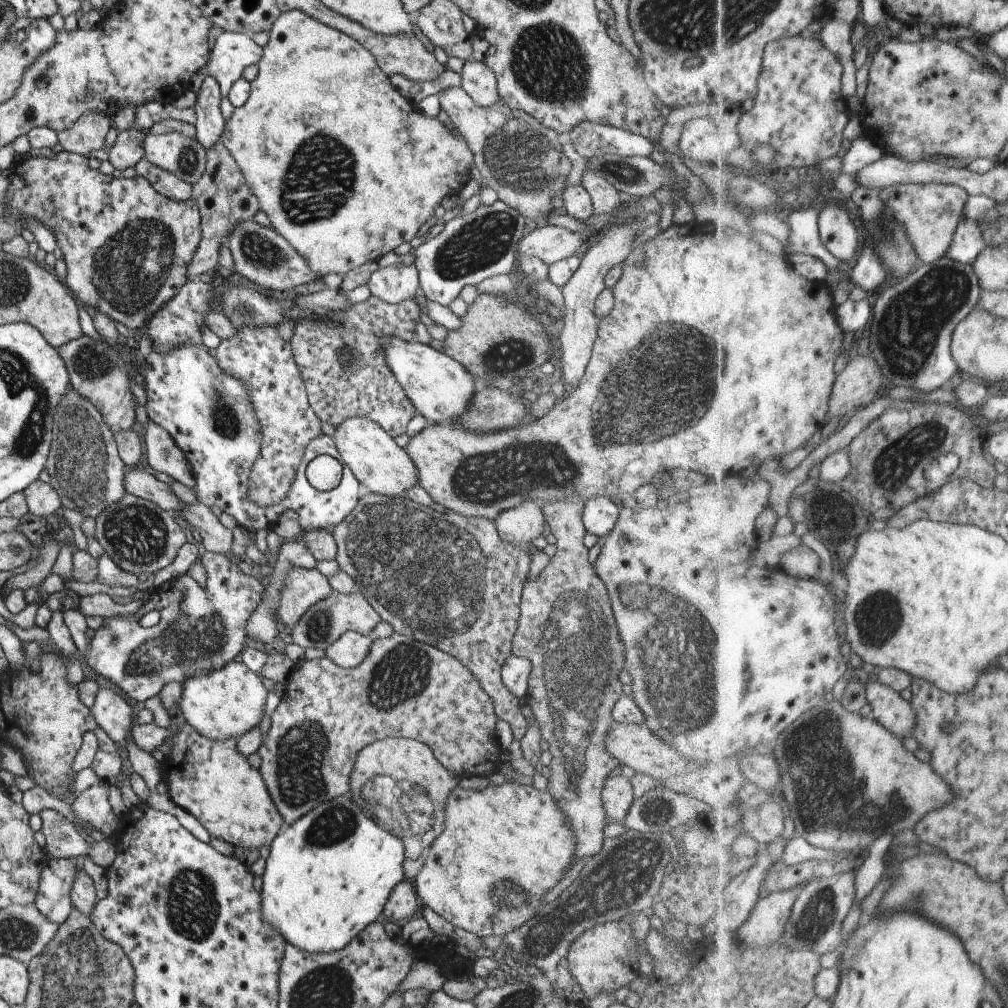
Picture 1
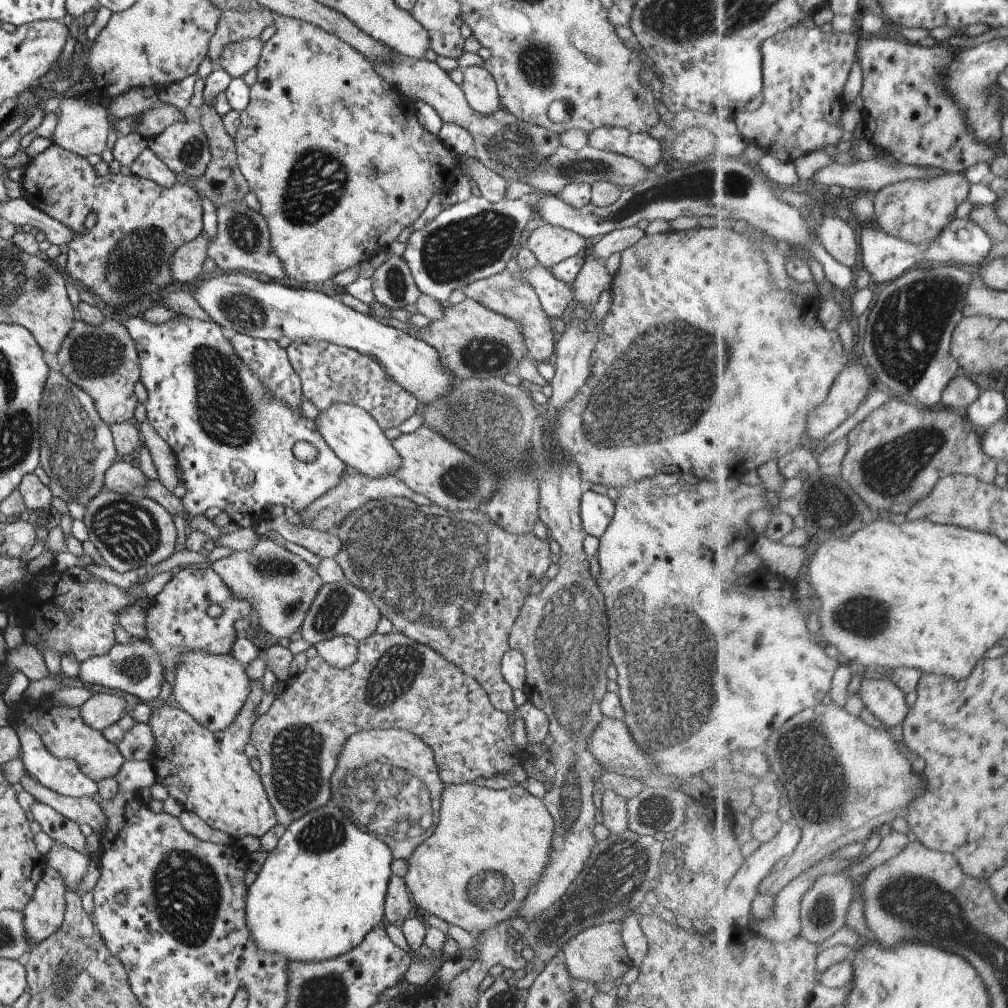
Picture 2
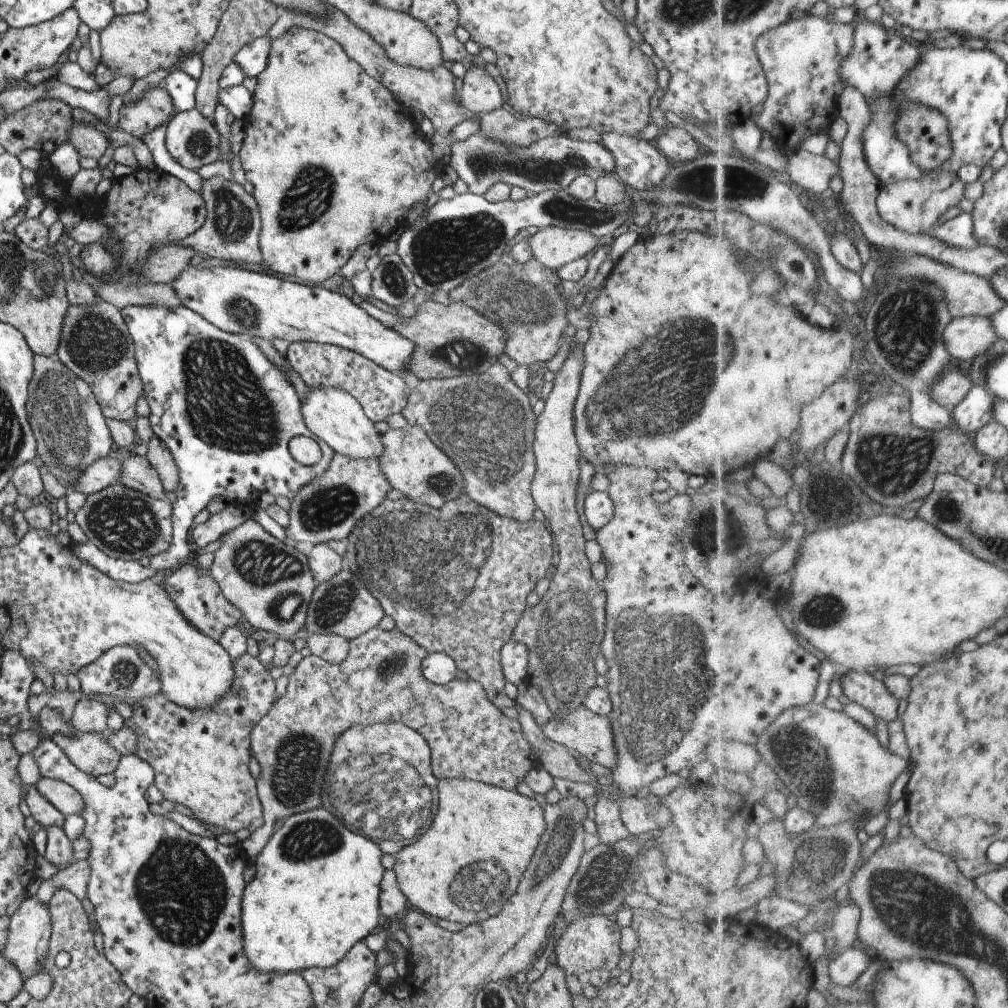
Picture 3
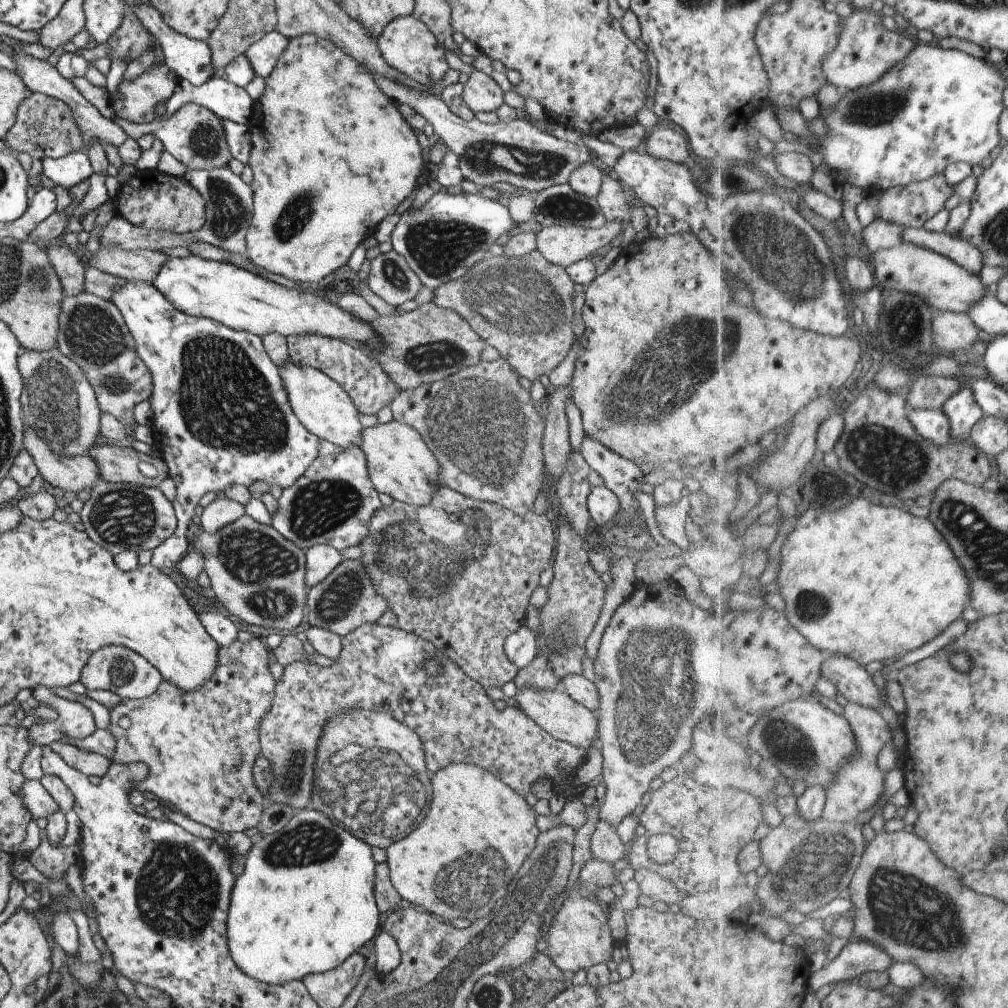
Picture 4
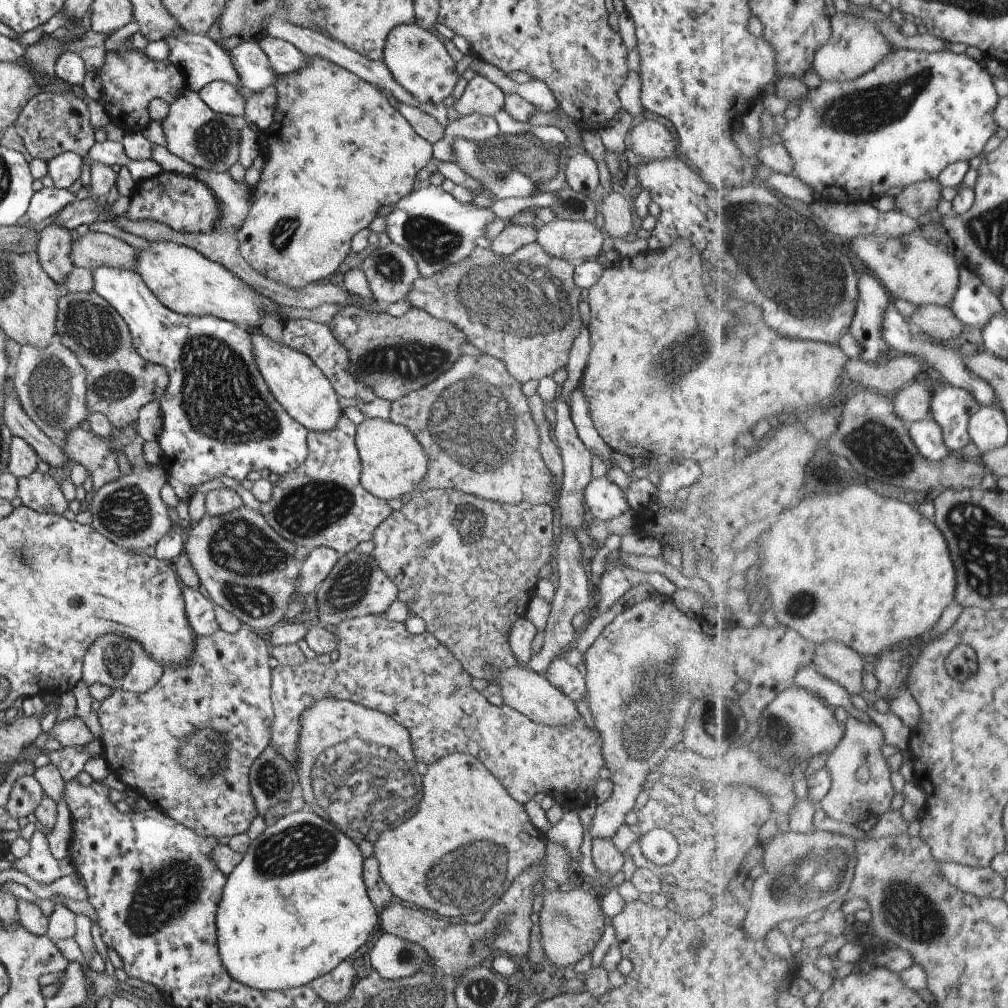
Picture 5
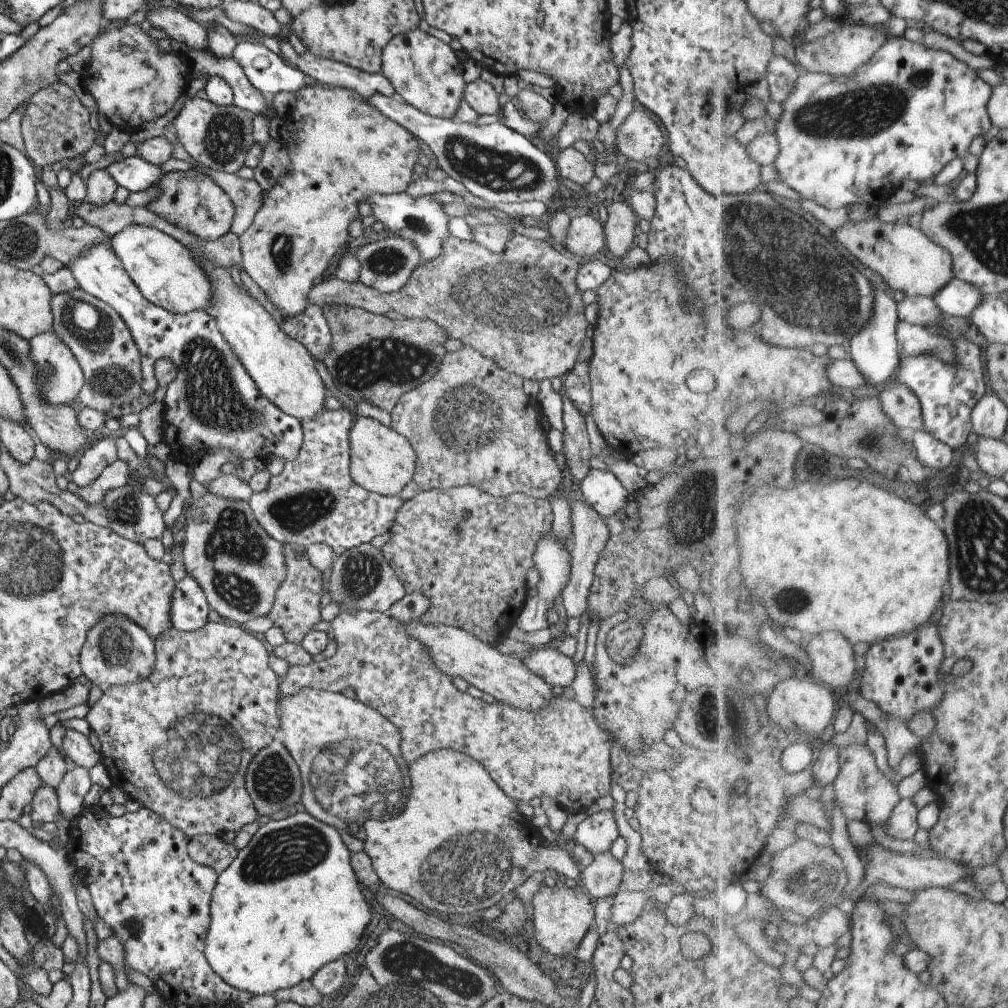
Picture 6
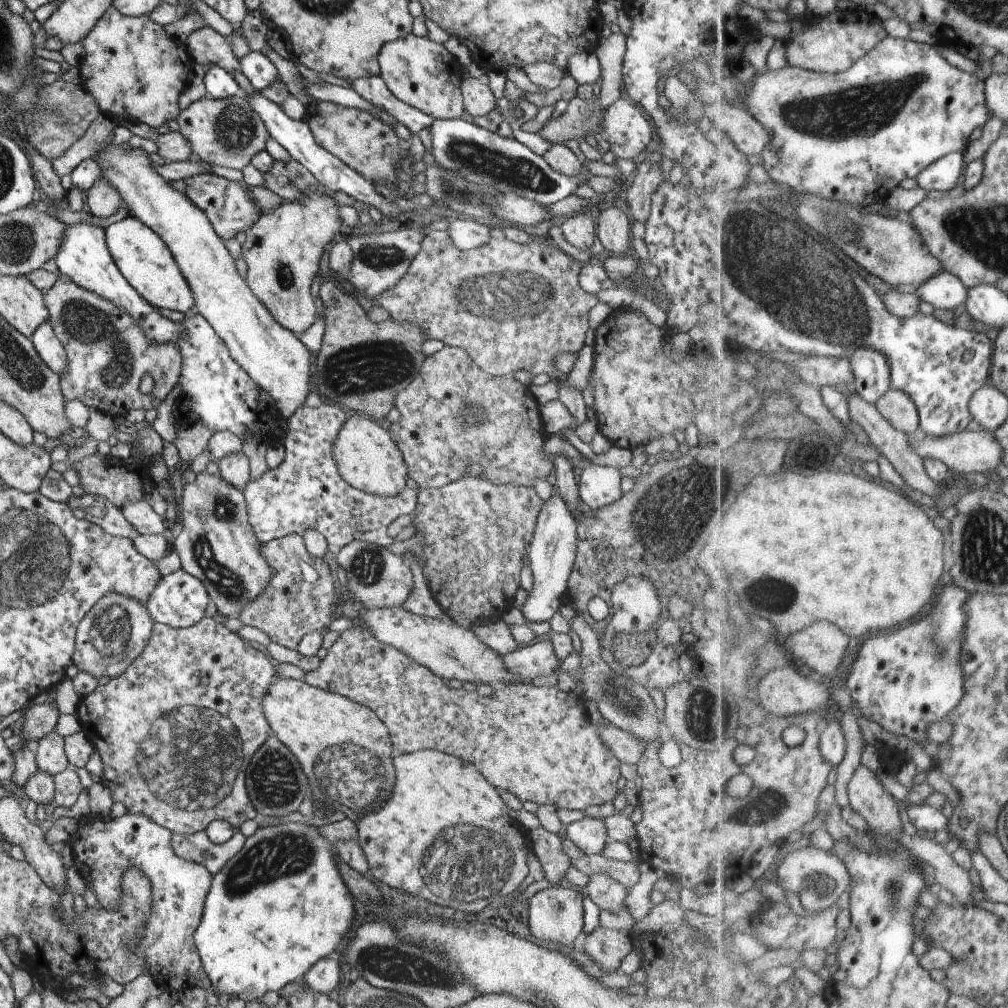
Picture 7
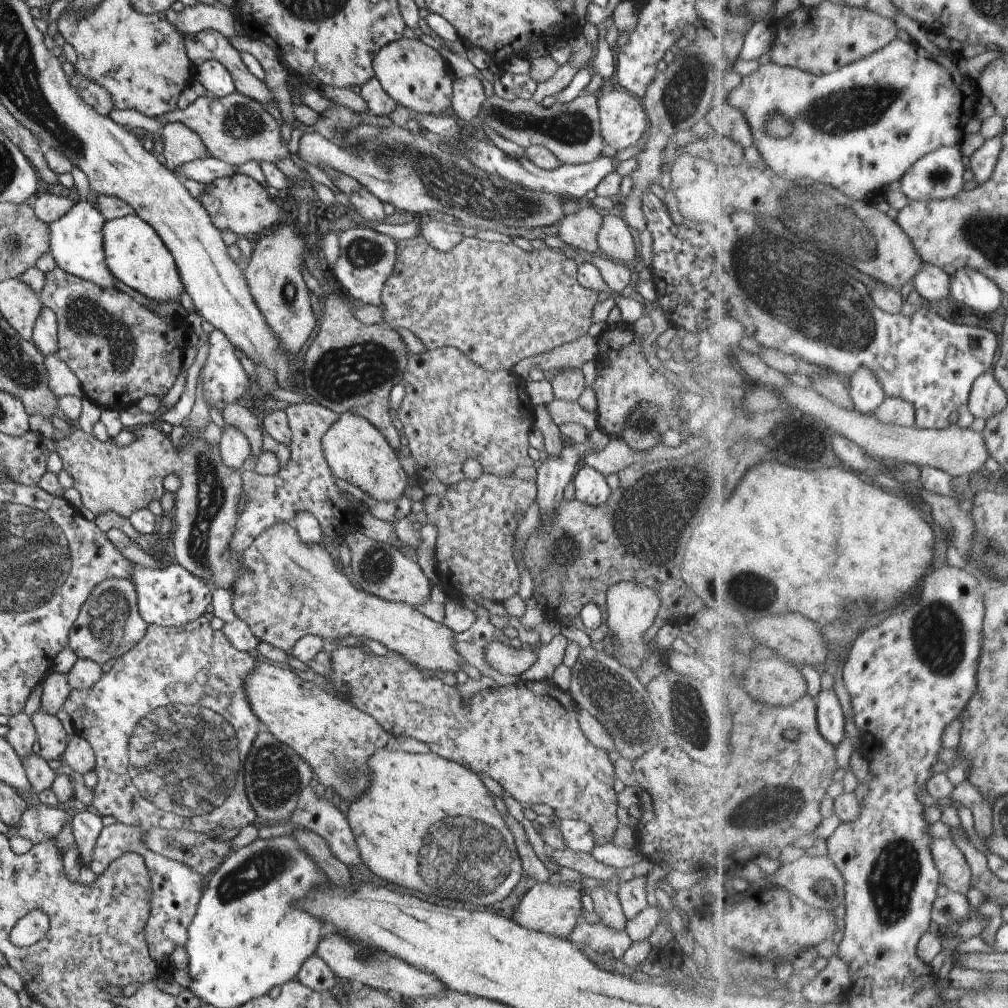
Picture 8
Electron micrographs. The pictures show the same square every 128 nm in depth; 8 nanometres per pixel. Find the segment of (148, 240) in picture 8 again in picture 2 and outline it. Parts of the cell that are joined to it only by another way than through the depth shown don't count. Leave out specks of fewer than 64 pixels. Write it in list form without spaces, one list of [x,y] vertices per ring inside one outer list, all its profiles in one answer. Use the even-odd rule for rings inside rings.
[[[228,271],[227,274],[211,276],[211,280],[197,282],[191,296],[201,306],[201,310],[227,334],[247,334],[247,336],[257,339],[271,339],[274,341],[279,340],[281,336],[296,342],[307,340],[325,341],[365,354],[369,358],[375,359],[375,362],[378,362],[378,365],[387,373],[387,376],[390,376],[391,380],[402,386],[405,392],[409,392],[417,400],[419,406],[435,404],[437,400],[445,398],[449,394],[451,382],[456,381],[451,376],[451,372],[439,364],[439,356],[437,356],[435,348],[429,346],[425,341],[385,325],[384,322],[371,318],[369,315],[352,310],[345,304],[336,301],[333,297],[320,292],[283,286],[278,281],[273,280],[261,282],[261,280],[253,278],[253,276],[247,276],[247,274],[243,276],[241,271]]]

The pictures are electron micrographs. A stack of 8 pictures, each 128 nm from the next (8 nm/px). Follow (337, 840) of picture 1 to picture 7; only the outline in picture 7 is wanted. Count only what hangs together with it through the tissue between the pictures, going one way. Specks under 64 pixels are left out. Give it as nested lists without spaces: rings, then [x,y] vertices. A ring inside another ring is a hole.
[[[285,822],[275,826],[265,826],[258,828],[245,837],[245,842],[241,850],[232,856],[221,866],[221,870],[212,875],[211,884],[207,891],[207,896],[203,900],[201,922],[193,930],[193,944],[201,962],[201,968],[205,976],[209,978],[211,991],[220,999],[224,1000],[228,996],[235,996],[243,1001],[255,1001],[261,998],[269,990],[278,991],[286,984],[296,981],[302,977],[315,962],[320,958],[335,955],[339,946],[346,940],[345,934],[353,926],[354,903],[349,900],[349,892],[345,890],[339,870],[337,870],[336,853],[333,844],[323,838],[315,826],[306,825],[303,822]]]

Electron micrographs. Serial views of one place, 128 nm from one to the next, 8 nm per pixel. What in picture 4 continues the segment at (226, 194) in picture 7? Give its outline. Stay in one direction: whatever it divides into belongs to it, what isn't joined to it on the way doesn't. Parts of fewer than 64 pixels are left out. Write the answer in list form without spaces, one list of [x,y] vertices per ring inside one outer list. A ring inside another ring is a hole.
[[[157,169],[136,171],[117,189],[115,214],[135,228],[171,233],[189,233],[199,230],[205,222],[205,203],[199,193],[181,177]]]

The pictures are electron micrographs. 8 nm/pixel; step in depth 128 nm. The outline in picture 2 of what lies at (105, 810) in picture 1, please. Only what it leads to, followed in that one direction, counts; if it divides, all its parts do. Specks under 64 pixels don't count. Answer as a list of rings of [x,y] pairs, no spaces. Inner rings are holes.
[[[24,774],[20,780],[25,793],[32,800],[46,804],[75,824],[88,824],[97,834],[103,834],[103,828],[107,824],[107,818],[101,810],[101,806],[89,798],[89,796],[70,797],[57,794],[44,786],[41,786],[29,774]]]

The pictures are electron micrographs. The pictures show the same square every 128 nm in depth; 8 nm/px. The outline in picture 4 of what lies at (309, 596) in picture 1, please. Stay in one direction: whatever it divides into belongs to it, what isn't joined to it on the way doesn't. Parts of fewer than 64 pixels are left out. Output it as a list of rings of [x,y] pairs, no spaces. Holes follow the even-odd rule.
[[[247,515],[219,528],[213,534],[201,532],[190,546],[203,556],[202,570],[209,578],[215,600],[247,624],[267,630],[291,632],[305,615],[304,550],[283,538],[271,525],[261,525]]]

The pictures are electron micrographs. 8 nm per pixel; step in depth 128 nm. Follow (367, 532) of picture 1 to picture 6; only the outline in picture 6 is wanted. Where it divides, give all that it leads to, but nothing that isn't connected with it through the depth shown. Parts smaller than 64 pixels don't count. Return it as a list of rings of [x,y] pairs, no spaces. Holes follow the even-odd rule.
[[[471,485],[456,486],[443,489],[428,489],[425,491],[416,491],[414,496],[403,502],[401,508],[397,508],[395,512],[395,518],[391,522],[389,532],[391,537],[389,540],[381,546],[381,556],[391,566],[393,572],[397,575],[397,578],[401,581],[401,586],[406,593],[410,592],[421,592],[427,600],[429,600],[429,608],[421,614],[419,622],[429,626],[449,626],[449,628],[460,628],[469,632],[481,640],[483,644],[489,644],[489,646],[495,646],[498,642],[505,638],[507,629],[510,627],[510,623],[516,618],[517,614],[520,613],[520,607],[523,606],[524,598],[530,591],[526,584],[527,570],[533,566],[533,552],[535,552],[535,546],[537,546],[537,540],[541,536],[545,536],[551,528],[551,508],[548,500],[531,498],[531,496],[525,496],[525,494],[510,494],[505,498],[495,498],[478,488]]]

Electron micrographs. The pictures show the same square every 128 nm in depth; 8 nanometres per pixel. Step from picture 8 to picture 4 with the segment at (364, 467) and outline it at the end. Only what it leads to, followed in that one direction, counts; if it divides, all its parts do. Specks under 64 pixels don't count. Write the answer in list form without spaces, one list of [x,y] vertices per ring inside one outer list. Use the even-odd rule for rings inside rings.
[[[391,420],[363,428],[358,447],[365,456],[367,474],[377,493],[387,494],[402,503],[425,506],[441,488],[441,482],[437,478],[441,466],[437,458],[431,454],[431,450],[427,450],[422,435],[409,425]]]

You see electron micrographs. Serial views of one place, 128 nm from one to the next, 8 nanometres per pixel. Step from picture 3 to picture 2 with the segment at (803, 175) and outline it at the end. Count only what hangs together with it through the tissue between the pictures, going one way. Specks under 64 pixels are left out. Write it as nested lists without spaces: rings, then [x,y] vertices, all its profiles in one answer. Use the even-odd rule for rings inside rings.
[[[879,158],[873,160],[866,160],[865,162],[859,162],[859,164],[845,164],[832,163],[825,168],[817,170],[812,178],[819,184],[828,187],[833,184],[838,185],[846,189],[853,189],[859,192],[869,192],[869,194],[876,195],[885,186],[891,186],[897,184],[897,182],[907,182],[907,180],[929,180],[929,178],[935,178],[935,176],[943,176],[947,174],[947,170],[943,168],[923,168],[923,166],[917,166],[917,164],[905,164],[898,162],[898,160],[889,160],[889,158]]]

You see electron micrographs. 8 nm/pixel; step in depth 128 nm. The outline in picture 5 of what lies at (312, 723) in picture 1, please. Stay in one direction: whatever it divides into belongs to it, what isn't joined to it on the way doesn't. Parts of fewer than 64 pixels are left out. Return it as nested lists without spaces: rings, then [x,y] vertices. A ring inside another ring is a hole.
[[[382,614],[340,620],[335,623],[335,628],[338,636],[335,662],[319,664],[316,660],[306,660],[300,665],[278,664],[270,670],[273,720],[269,726],[269,746],[283,756],[283,760],[293,772],[297,770],[295,744],[301,728],[301,712],[313,706],[313,702],[319,702],[323,698],[335,698],[391,716],[409,732],[411,750],[416,762],[429,766],[447,754],[463,753],[475,756],[501,783],[511,798],[522,805],[531,801],[533,795],[539,792],[550,795],[561,807],[567,809],[581,807],[593,797],[592,790],[596,781],[604,776],[601,740],[595,729],[585,728],[581,720],[577,720],[573,726],[551,728],[531,722],[530,718],[504,703],[491,705],[486,695],[481,695],[472,688],[469,674],[463,670],[451,651],[427,631],[410,634],[403,623],[389,622]]]

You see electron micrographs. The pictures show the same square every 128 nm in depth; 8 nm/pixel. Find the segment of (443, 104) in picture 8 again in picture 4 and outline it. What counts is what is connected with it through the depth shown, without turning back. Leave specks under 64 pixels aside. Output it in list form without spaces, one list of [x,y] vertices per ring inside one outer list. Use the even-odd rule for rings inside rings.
[[[412,15],[393,18],[391,22],[385,24],[385,28],[376,37],[376,44],[390,67],[399,70],[407,75],[407,78],[415,80],[417,84],[425,88],[435,86],[448,69],[447,62],[445,62],[445,50],[439,46],[437,39],[427,29],[427,26],[413,18]]]

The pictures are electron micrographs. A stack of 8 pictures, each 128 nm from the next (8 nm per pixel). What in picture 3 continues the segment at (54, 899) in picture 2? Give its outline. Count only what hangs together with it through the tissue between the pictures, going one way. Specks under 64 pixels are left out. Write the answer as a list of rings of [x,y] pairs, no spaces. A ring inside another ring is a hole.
[[[27,896],[21,906],[9,916],[7,926],[7,940],[3,944],[1,955],[13,962],[13,966],[21,972],[23,979],[34,973],[39,973],[47,952],[47,944],[50,937],[50,920],[47,902],[37,902],[35,896]]]

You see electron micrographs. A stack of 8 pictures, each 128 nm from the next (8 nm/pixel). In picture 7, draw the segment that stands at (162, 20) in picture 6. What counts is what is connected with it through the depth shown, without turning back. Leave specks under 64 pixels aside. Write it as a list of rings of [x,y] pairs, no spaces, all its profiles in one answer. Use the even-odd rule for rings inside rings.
[[[207,25],[193,30],[185,38],[183,45],[194,64],[216,64],[229,74],[240,72],[239,59],[231,52],[228,39]]]

